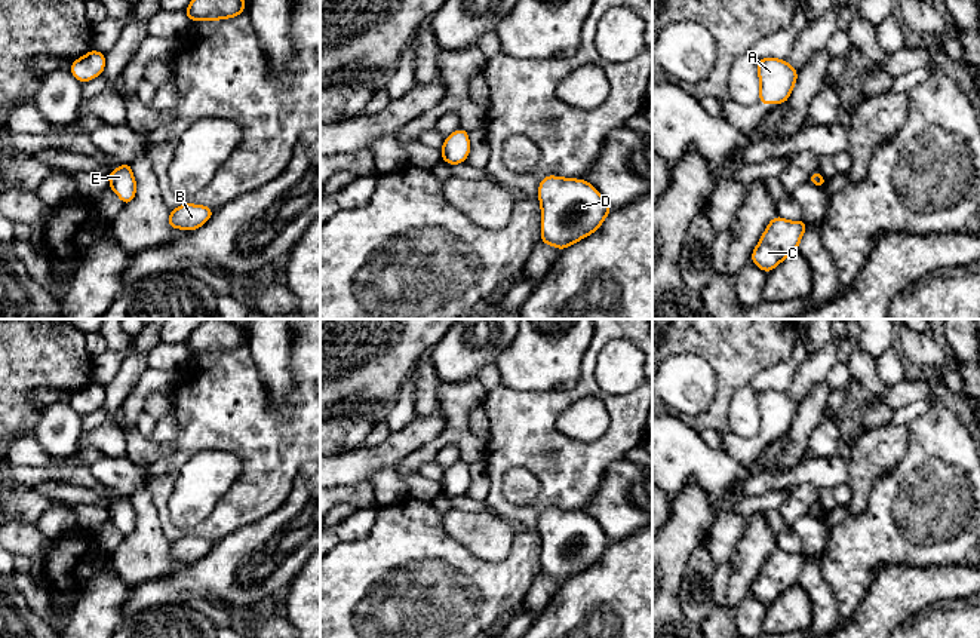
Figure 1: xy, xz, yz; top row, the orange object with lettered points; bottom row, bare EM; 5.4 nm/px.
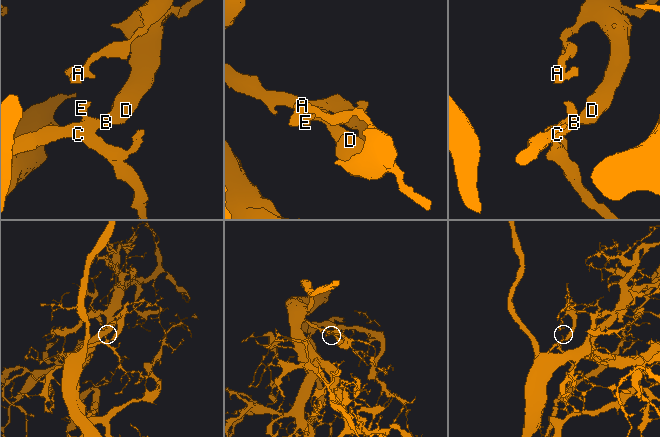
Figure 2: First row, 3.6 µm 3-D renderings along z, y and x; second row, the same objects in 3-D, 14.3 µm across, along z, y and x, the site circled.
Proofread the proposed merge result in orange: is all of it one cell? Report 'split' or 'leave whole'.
leave whole

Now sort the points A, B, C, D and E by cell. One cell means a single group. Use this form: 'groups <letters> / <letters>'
groups A B C D E

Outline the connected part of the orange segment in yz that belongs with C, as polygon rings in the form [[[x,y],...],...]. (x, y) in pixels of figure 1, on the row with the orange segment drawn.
[[[774,217],[752,252],[752,263],[767,274],[798,251],[801,237],[810,226],[805,221],[787,221]]]

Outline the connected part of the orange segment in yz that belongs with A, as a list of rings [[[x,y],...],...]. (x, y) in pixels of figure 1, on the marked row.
[[[758,59],[758,76],[761,85],[759,104],[783,104],[789,99],[798,79],[798,70],[786,59]]]

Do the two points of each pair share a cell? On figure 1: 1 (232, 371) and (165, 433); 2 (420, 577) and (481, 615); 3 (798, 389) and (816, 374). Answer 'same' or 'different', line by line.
1: different
2: same
3: same

